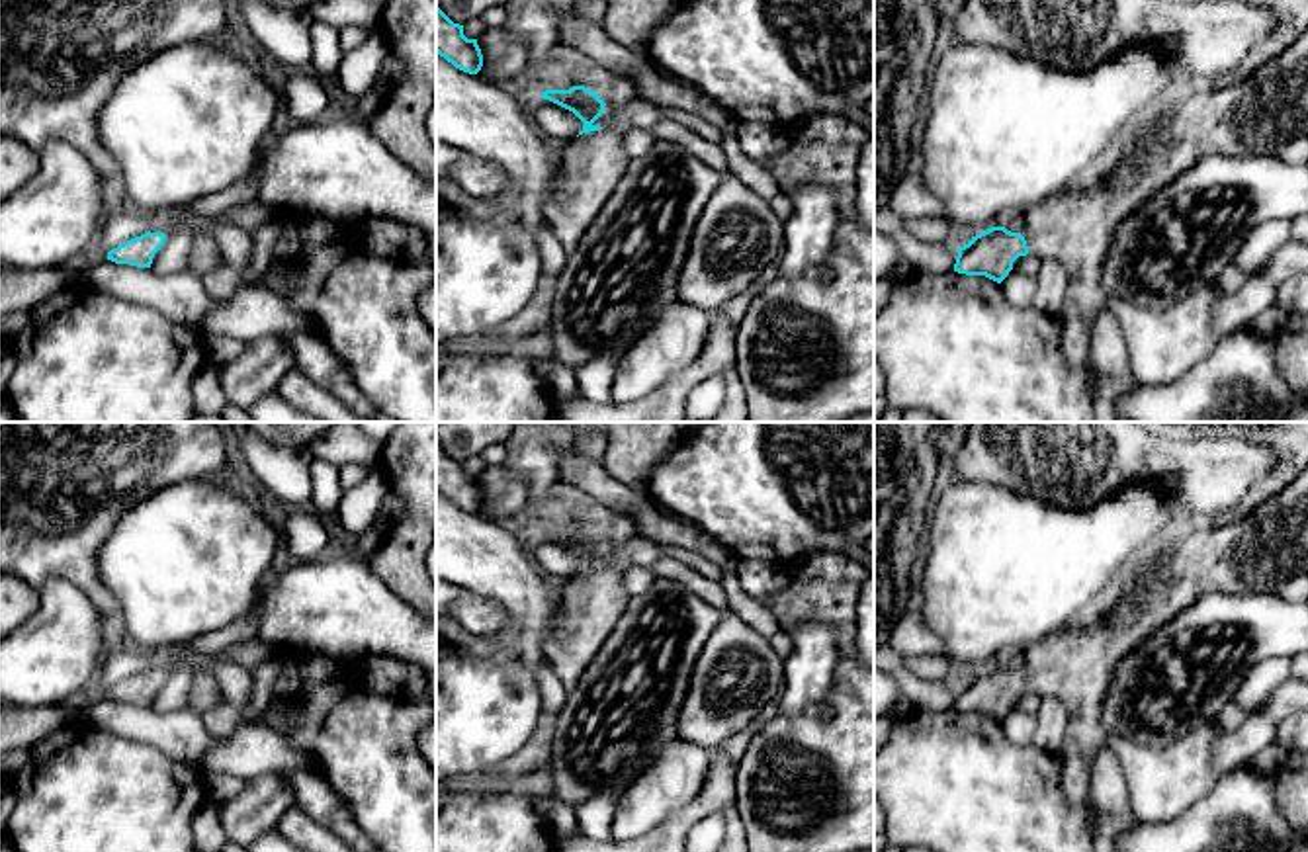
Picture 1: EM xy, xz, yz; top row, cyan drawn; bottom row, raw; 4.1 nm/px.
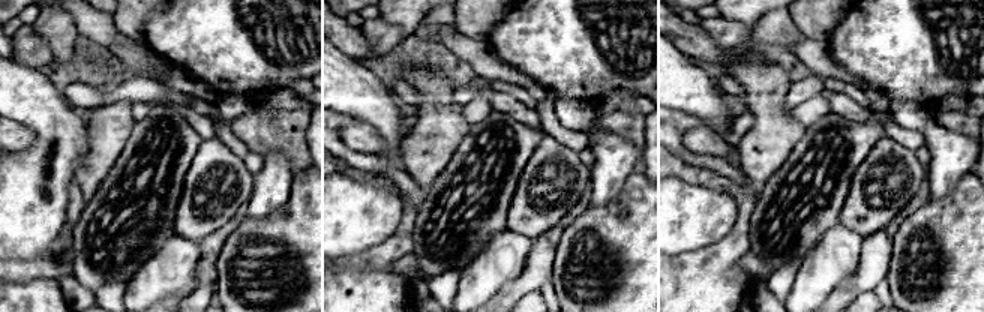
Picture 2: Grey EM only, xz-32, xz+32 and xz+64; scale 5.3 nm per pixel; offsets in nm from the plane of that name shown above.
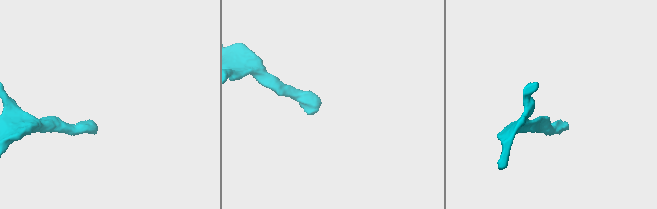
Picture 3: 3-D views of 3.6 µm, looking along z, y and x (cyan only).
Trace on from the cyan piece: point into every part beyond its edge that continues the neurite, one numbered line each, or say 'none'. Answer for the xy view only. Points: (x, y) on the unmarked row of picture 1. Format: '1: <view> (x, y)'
none

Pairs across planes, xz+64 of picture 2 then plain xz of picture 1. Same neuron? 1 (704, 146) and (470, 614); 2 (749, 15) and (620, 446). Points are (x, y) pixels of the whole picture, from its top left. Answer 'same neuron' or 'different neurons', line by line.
1: same neuron
2: different neurons

